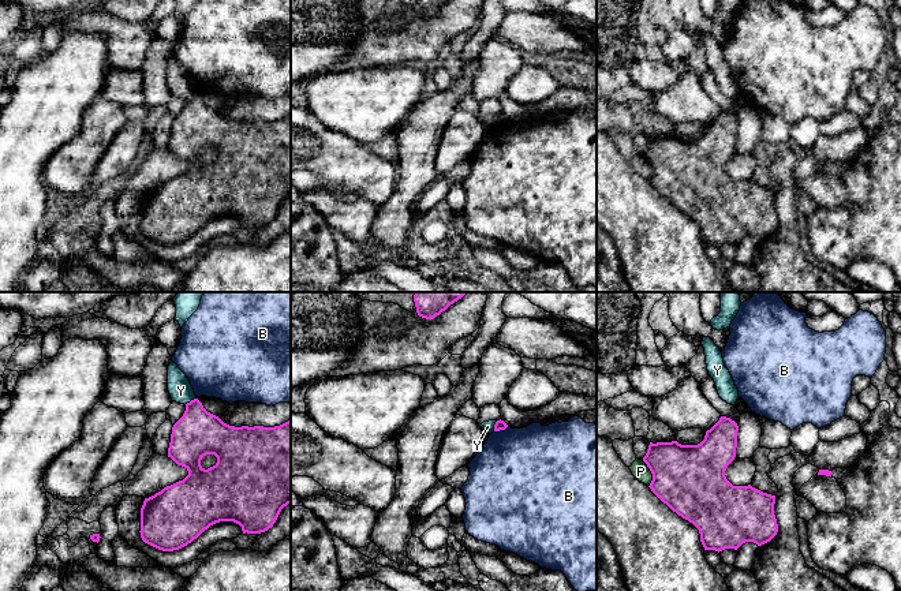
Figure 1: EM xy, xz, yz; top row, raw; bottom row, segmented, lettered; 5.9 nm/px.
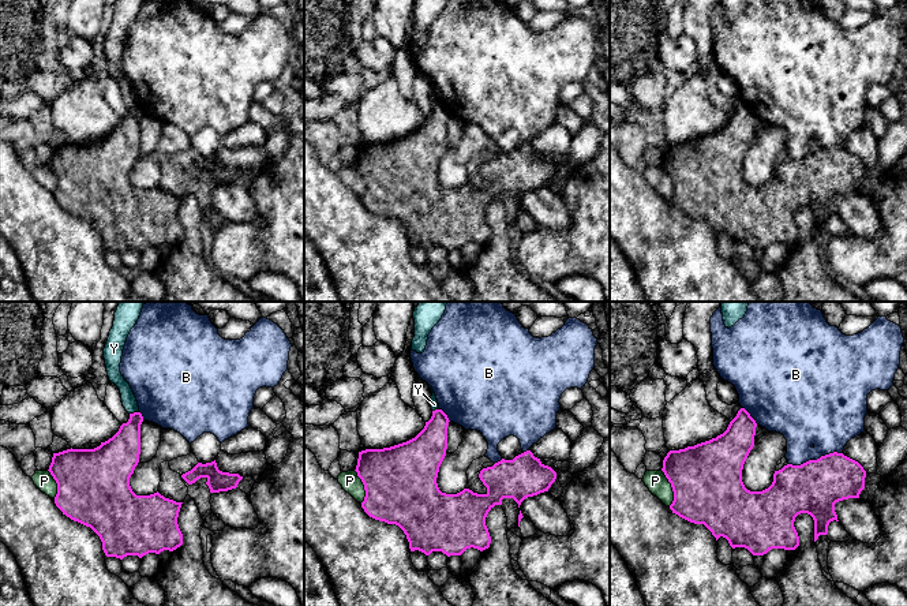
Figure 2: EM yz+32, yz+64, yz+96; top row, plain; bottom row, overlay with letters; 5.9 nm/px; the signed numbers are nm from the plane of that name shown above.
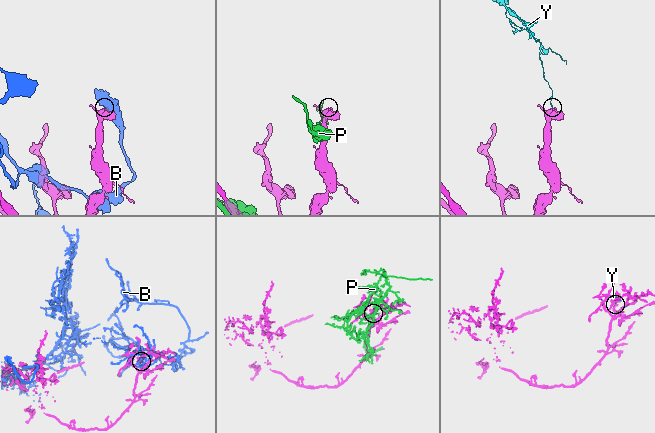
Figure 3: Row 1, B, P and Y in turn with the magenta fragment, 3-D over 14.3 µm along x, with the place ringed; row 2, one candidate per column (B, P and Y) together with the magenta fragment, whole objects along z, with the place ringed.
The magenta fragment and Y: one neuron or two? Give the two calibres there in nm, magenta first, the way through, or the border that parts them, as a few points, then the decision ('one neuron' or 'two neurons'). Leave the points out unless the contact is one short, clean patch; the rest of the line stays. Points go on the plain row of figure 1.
calibres 280 and 140 nm; border xy (195, 92), (184, 98); two neurons

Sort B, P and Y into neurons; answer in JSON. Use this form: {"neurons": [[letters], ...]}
{"neurons": [["B"], ["P"], ["Y"]]}

